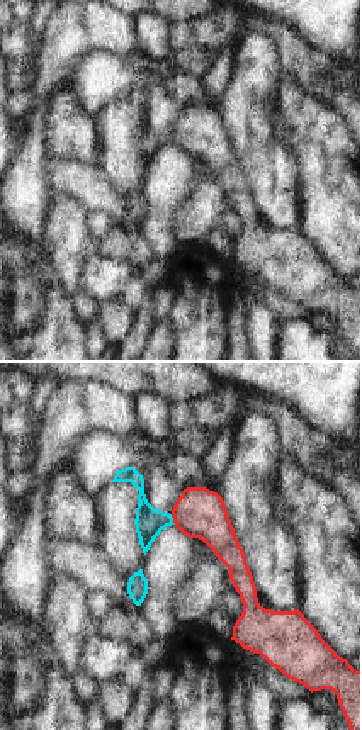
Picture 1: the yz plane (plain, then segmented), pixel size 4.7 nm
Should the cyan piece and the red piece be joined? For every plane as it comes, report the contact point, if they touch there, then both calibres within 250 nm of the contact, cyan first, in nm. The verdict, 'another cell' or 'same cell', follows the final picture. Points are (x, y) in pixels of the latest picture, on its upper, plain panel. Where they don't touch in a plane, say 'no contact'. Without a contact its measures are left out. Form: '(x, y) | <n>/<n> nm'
(172, 140) | 140/240 nm

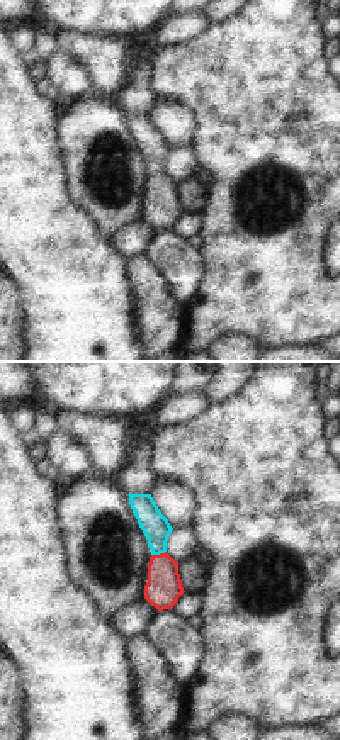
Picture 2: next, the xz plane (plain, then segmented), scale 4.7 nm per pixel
(158, 173) | 130/170 nm

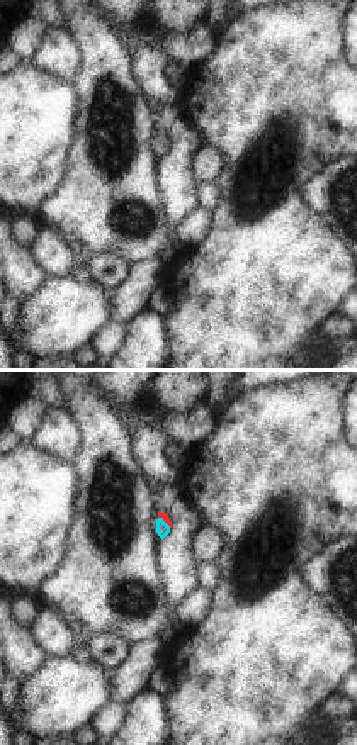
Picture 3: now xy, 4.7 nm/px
(164, 141) | 60/30 nm

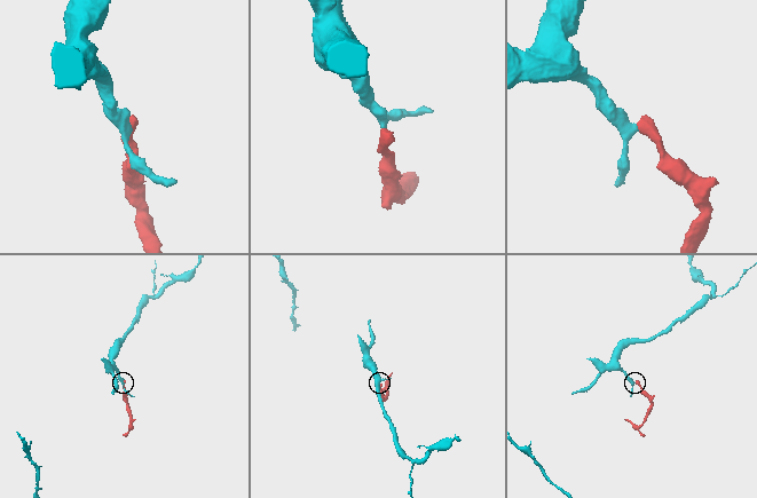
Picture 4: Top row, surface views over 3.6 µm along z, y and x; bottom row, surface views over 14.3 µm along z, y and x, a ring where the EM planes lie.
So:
same cell

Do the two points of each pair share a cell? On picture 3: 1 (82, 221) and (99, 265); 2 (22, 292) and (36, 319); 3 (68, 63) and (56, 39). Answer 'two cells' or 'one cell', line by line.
1: two cells
2: two cells
3: one cell

